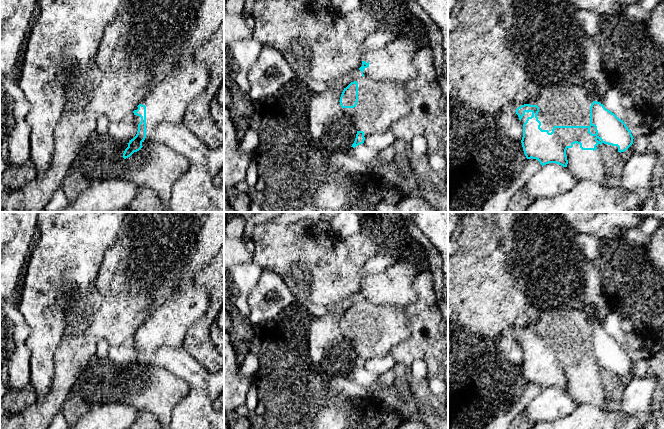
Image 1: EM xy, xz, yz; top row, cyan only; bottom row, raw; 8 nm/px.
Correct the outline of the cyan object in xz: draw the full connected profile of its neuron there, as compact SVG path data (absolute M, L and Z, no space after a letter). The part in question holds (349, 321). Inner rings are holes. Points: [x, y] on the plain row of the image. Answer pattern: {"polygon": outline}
{"polygon": "M357 305L351 306L346 312L344 312L339 326L342 332L356 331L357 326L358 326Z"}

